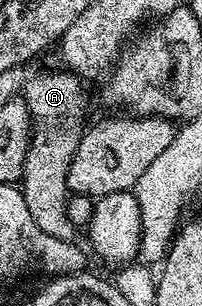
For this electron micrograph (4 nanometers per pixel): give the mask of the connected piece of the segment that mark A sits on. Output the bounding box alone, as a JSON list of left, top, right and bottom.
[21,70,88,240]

